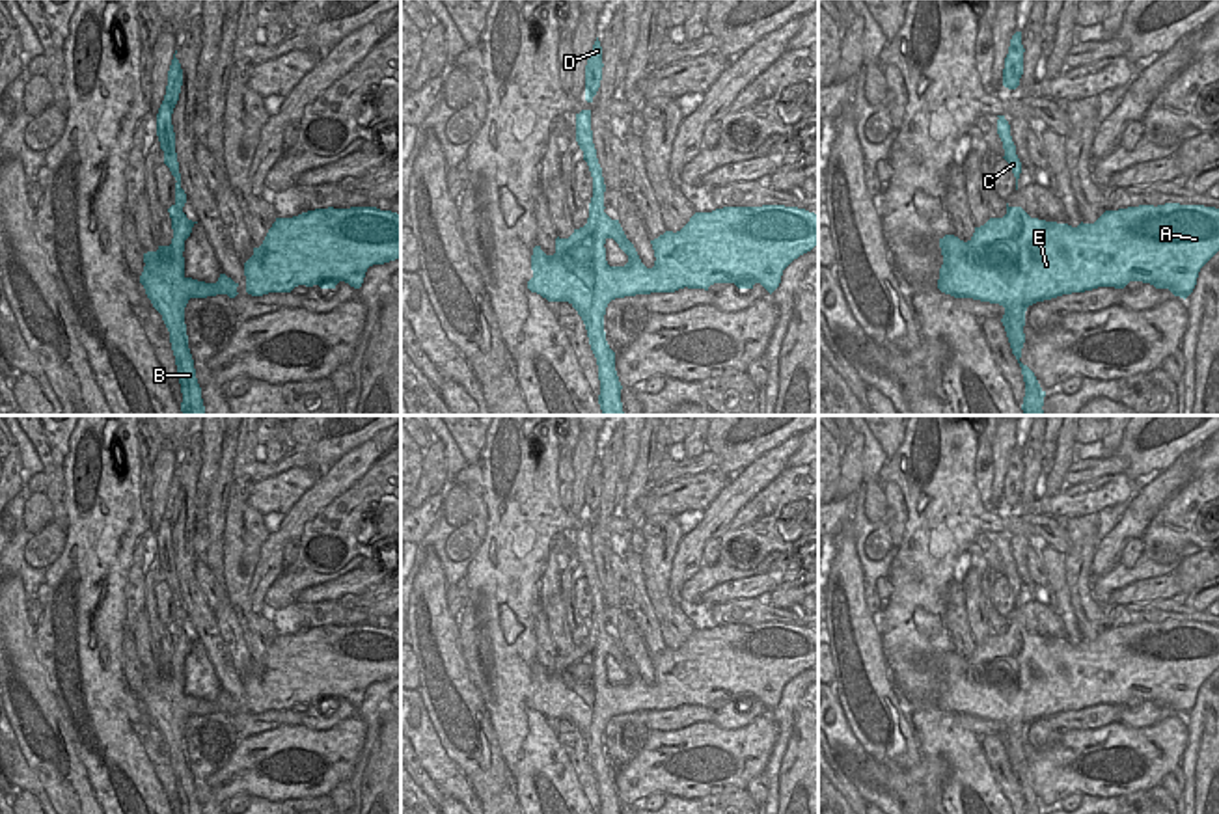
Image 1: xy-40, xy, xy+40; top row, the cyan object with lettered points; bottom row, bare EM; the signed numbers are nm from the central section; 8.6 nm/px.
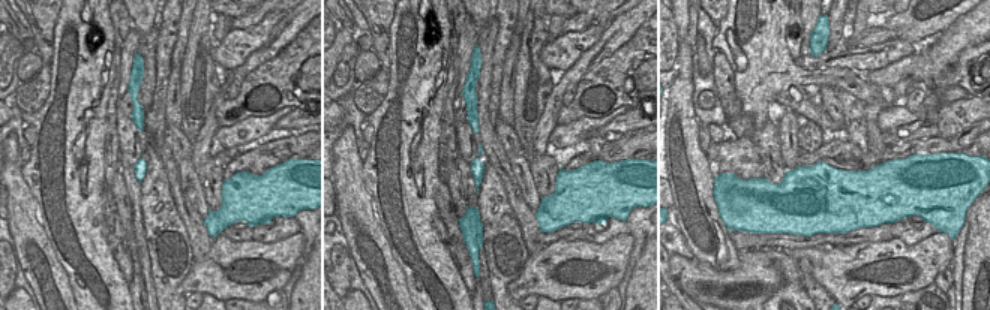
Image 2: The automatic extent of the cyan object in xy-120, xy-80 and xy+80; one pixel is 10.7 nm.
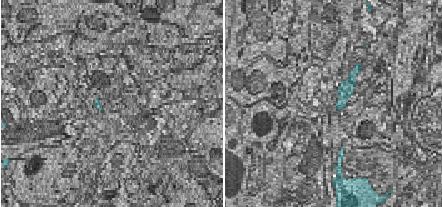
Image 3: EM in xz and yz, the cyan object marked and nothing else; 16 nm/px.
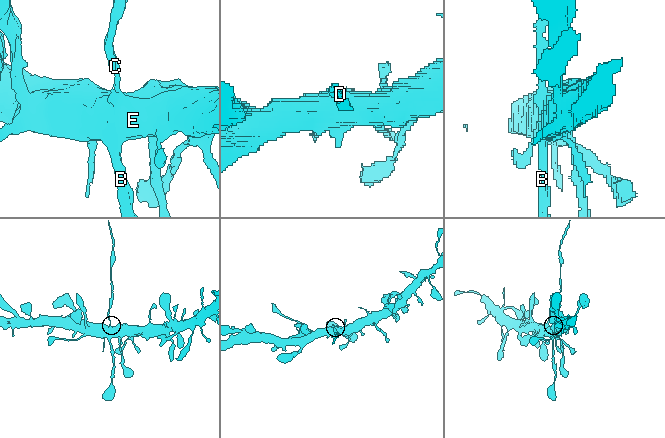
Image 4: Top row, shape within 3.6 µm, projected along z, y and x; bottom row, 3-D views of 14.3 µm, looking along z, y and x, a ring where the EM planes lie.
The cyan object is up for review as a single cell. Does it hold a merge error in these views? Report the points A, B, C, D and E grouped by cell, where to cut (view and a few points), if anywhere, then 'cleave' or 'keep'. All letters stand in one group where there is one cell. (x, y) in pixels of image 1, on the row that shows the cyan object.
A B E / C D; cut in xy along (601, 172), (593, 179); cleave

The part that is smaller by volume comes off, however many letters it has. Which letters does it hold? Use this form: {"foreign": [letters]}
{"foreign": ["C", "D"]}

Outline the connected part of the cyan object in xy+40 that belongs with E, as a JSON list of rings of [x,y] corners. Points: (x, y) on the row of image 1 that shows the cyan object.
[[[1007,203],[1007,214],[975,227],[967,242],[945,235],[939,238],[939,248],[943,265],[938,289],[941,292],[1005,307],[1001,322],[1025,382],[1021,410],[1025,415],[1044,415],[1046,391],[1034,373],[1020,361],[1027,307],[1098,287],[1124,289],[1130,281],[1169,289],[1185,300],[1197,285],[1200,268],[1219,251],[1219,209],[1180,203],[1139,205],[1105,210],[1094,224],[1081,222],[1072,227],[1031,218],[1021,207]]]

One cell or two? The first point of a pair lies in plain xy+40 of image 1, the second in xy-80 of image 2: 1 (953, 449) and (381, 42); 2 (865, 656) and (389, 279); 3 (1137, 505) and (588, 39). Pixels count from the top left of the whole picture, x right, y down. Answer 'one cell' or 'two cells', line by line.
1: two cells
2: one cell
3: two cells

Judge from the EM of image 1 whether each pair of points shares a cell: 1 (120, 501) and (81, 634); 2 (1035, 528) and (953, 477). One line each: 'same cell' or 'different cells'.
1: same cell
2: same cell

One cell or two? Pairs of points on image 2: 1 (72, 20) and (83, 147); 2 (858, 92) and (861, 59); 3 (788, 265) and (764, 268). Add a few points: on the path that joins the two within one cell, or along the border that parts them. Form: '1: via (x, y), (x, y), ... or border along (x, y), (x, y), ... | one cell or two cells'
1: via (81, 51), (81, 113), (84, 116) | one cell
2: border along (825, 69), (851, 69), (863, 78) | two cells
3: border along (758, 249), (771, 255), (782, 276), (771, 294) | two cells

